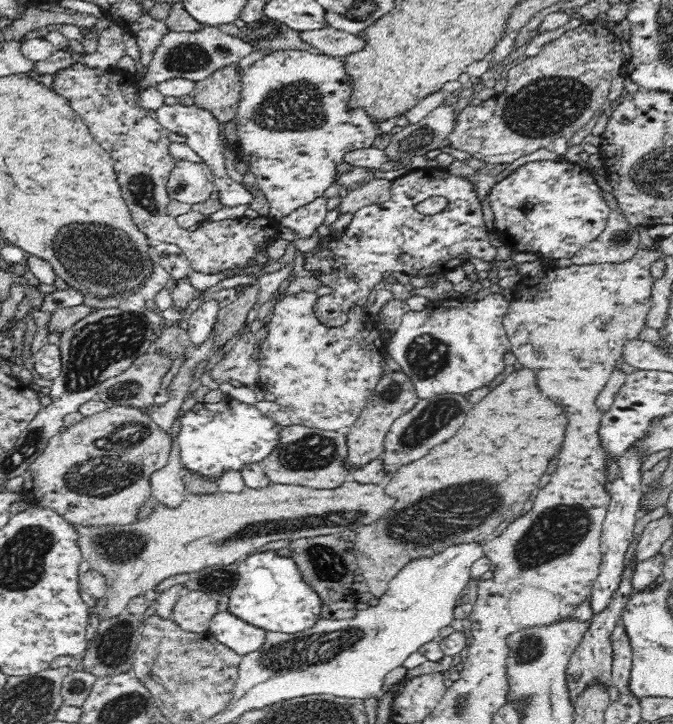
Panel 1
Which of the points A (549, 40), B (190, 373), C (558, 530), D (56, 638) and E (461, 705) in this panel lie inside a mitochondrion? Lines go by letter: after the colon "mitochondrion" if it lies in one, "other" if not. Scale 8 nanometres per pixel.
A: other
B: other
C: mitochondrion
D: other
E: mitochondrion

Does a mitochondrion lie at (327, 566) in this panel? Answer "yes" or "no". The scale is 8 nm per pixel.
yes

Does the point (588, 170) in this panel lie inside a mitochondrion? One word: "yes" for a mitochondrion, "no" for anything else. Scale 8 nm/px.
no

